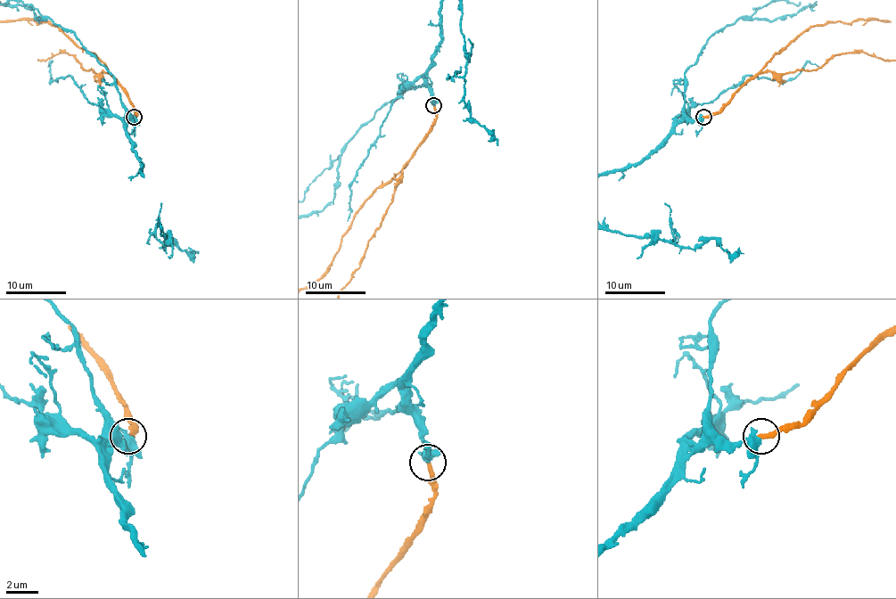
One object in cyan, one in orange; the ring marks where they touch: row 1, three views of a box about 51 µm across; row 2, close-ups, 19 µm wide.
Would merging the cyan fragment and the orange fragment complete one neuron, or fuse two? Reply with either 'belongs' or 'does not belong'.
belongs

